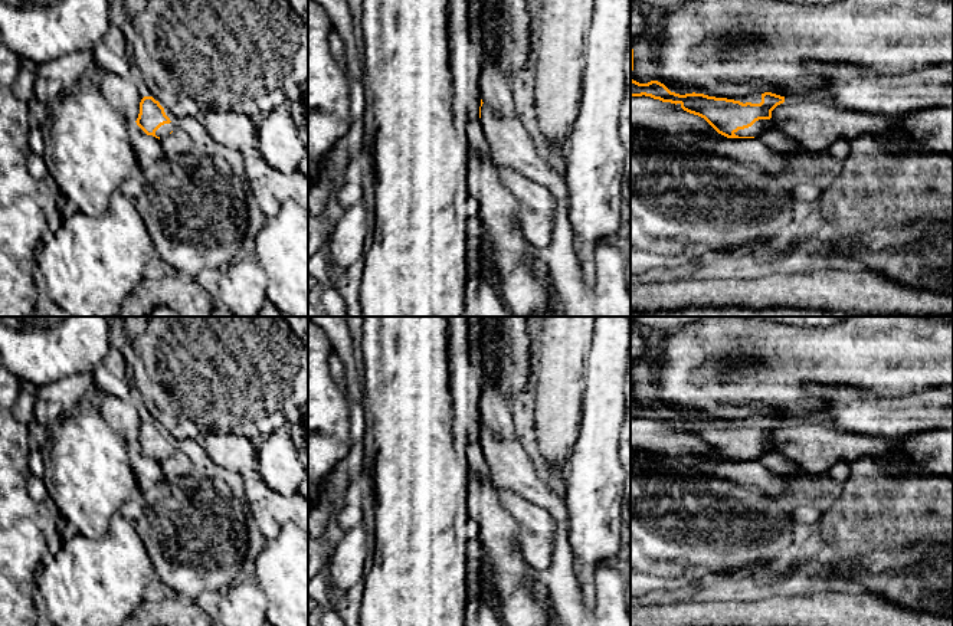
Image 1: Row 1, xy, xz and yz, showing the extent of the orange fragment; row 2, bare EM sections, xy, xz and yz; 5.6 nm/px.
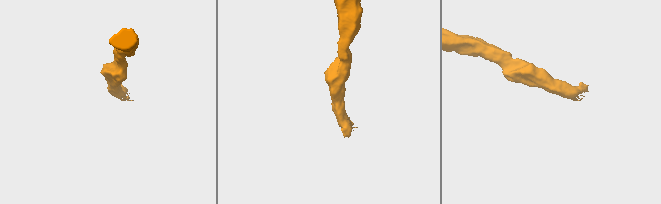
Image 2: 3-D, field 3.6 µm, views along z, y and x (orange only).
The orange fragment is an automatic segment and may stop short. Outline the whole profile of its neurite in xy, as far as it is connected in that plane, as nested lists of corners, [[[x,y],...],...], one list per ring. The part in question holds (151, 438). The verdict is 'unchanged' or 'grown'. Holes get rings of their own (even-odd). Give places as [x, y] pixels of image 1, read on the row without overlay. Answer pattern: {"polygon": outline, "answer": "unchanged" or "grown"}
{"polygon": [[[144,419],[141,422],[140,436],[135,445],[147,458],[153,458],[158,462],[176,450],[166,437],[164,430],[153,419]]], "answer": "grown"}

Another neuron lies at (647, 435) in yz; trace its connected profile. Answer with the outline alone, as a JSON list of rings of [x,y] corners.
[[[631,419],[631,450],[724,461],[704,440],[651,419]]]

